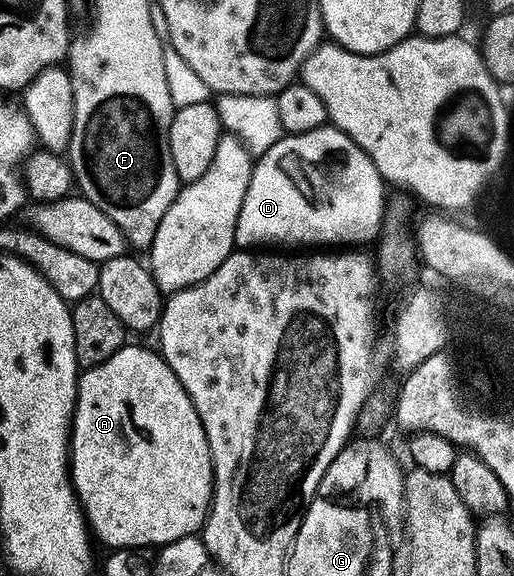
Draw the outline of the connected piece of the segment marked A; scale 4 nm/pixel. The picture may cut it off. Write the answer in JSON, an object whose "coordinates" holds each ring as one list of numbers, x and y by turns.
{"coordinates":[[123,345,112,359,100,363,91,369,82,369,78,378,78,398,74,408,74,422,70,425,70,481,74,484,74,494,82,507,82,514,90,526,90,532,111,550,137,549,139,547,161,547,181,537,193,537,206,524,206,516,210,514,210,500,214,494,214,464,208,447,208,439,204,435,204,427,200,415,196,415,196,407,192,407,192,399,188,399,188,391,176,379,172,367,162,358,161,352,141,349,138,345]]}

